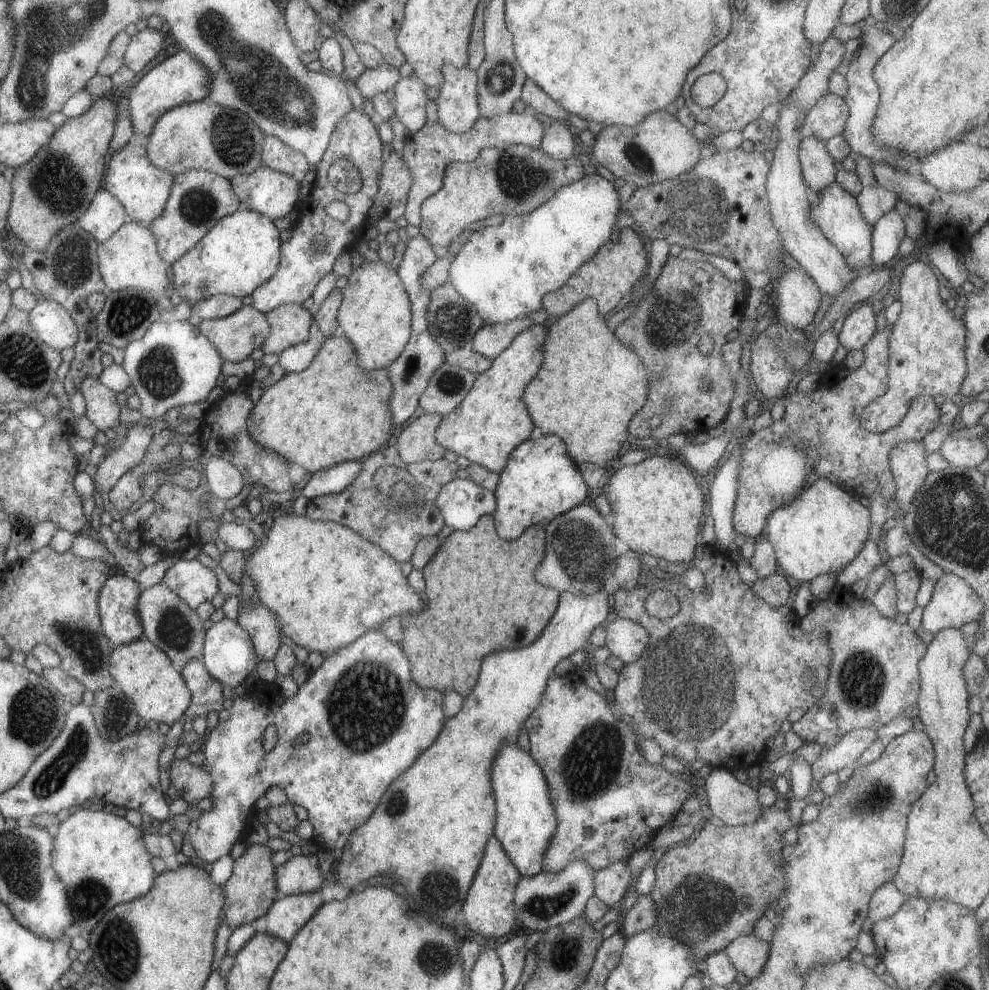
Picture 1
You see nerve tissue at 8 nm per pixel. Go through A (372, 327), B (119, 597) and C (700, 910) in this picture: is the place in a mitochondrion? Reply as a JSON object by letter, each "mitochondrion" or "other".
{"A":"other","B":"other","C":"mitochondrion"}

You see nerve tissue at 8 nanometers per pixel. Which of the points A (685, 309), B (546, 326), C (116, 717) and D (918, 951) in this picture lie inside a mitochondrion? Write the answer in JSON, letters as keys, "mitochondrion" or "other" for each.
{"A":"mitochondrion","B":"other","C":"mitochondrion","D":"other"}

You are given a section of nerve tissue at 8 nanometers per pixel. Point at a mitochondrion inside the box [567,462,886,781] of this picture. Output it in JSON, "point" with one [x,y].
{"point":[682,655]}

